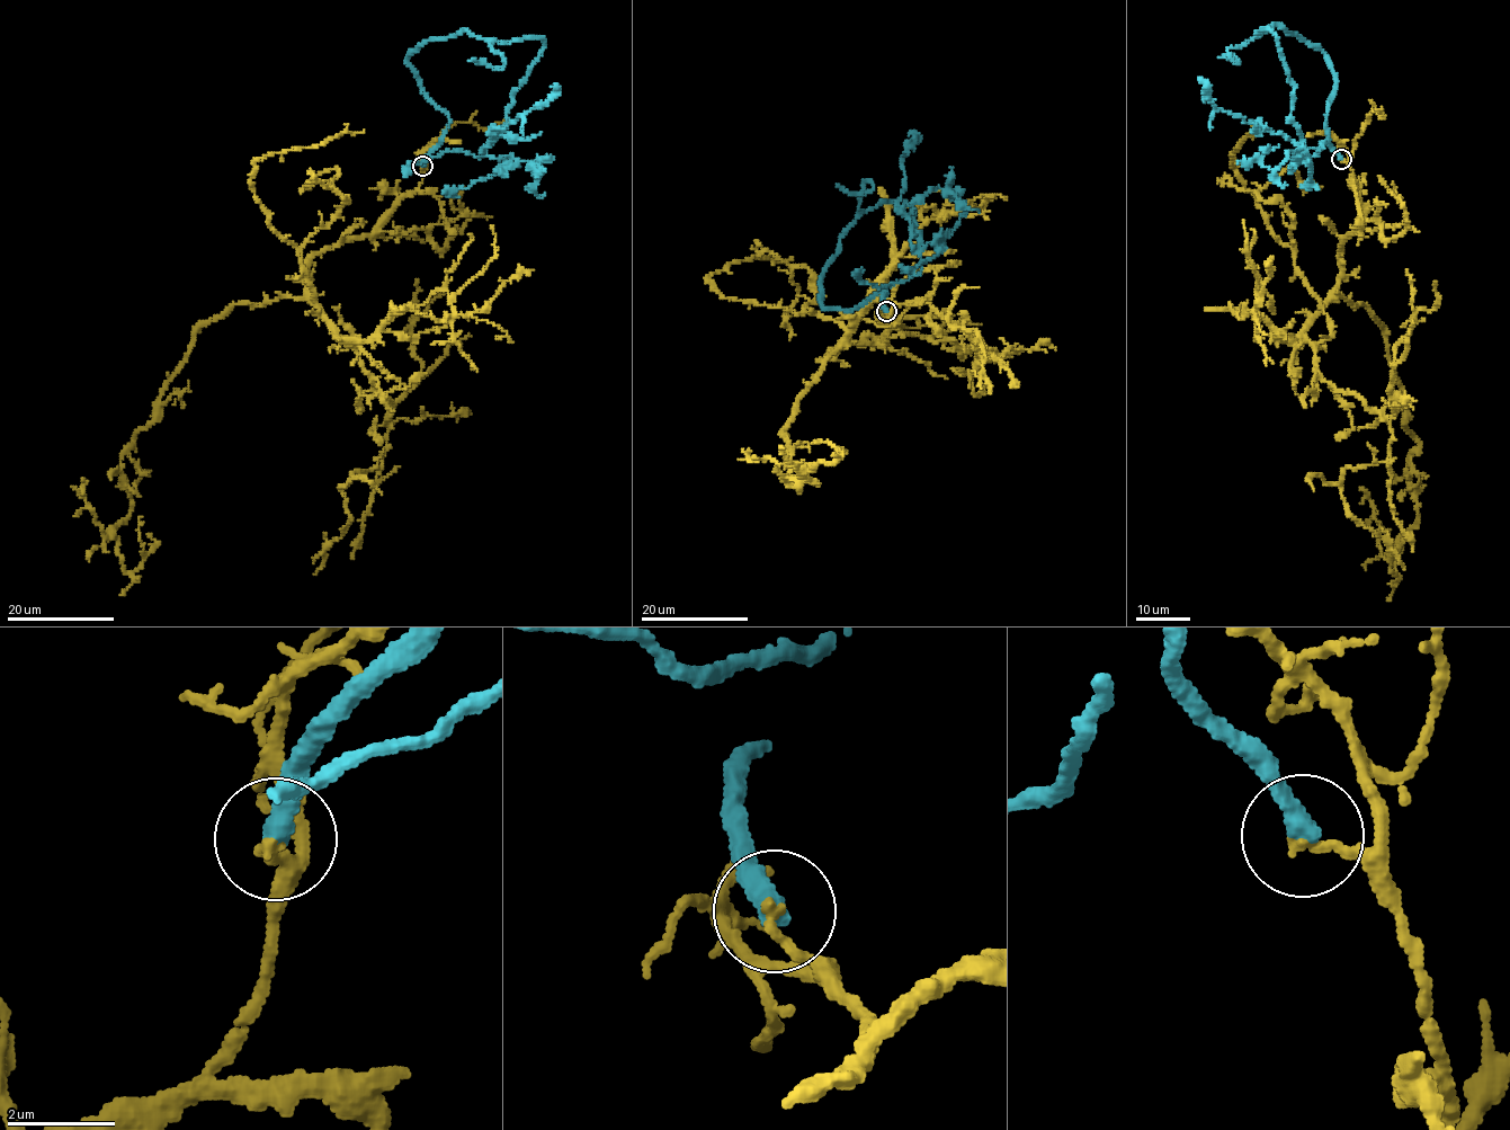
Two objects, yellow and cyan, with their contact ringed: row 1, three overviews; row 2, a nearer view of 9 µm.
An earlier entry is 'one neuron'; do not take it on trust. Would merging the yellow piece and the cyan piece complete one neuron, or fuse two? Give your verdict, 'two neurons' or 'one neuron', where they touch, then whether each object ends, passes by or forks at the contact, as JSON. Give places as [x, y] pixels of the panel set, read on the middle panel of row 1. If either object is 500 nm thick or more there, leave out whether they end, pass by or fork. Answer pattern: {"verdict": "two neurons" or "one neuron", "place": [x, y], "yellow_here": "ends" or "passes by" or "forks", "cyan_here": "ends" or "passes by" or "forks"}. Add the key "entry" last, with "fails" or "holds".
{"verdict": "two neurons", "place": [886, 311], "yellow_here": "ends", "cyan_here": "ends", "entry": "fails"}

